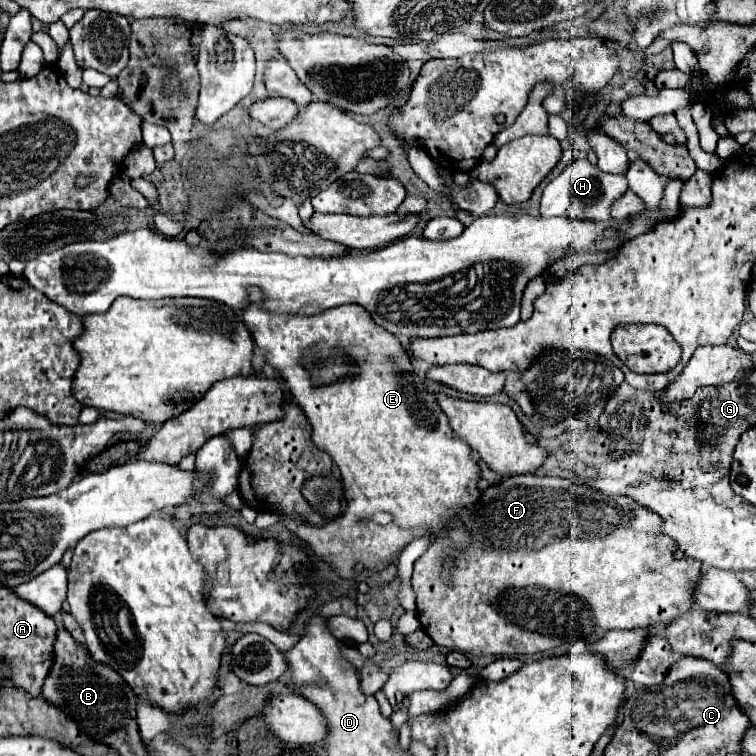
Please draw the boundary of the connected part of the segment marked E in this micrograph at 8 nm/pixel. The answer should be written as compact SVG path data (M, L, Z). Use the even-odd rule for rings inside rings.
M248 287L248 305L242 309L242 317L256 345L264 351L266 363L280 373L288 391L308 417L308 423L312 425L312 443L328 453L342 473L346 495L350 495L346 513L338 521L322 527L304 525L296 529L296 535L308 541L324 561L332 563L338 575L346 577L348 567L354 567L356 563L364 563L368 569L384 569L392 555L404 549L414 537L420 537L430 529L434 529L436 535L440 529L448 527L462 507L476 503L480 497L480 475L476 461L470 457L470 447L454 437L448 417L438 407L434 395L420 383L420 375L414 371L398 337L376 325L362 305L338 305L316 315L272 313L264 309L264 295L260 289ZM338 351L348 357L352 375L328 385L314 385L312 373L302 365L302 359L318 353L320 359L316 359L316 363L322 363L332 359Z

